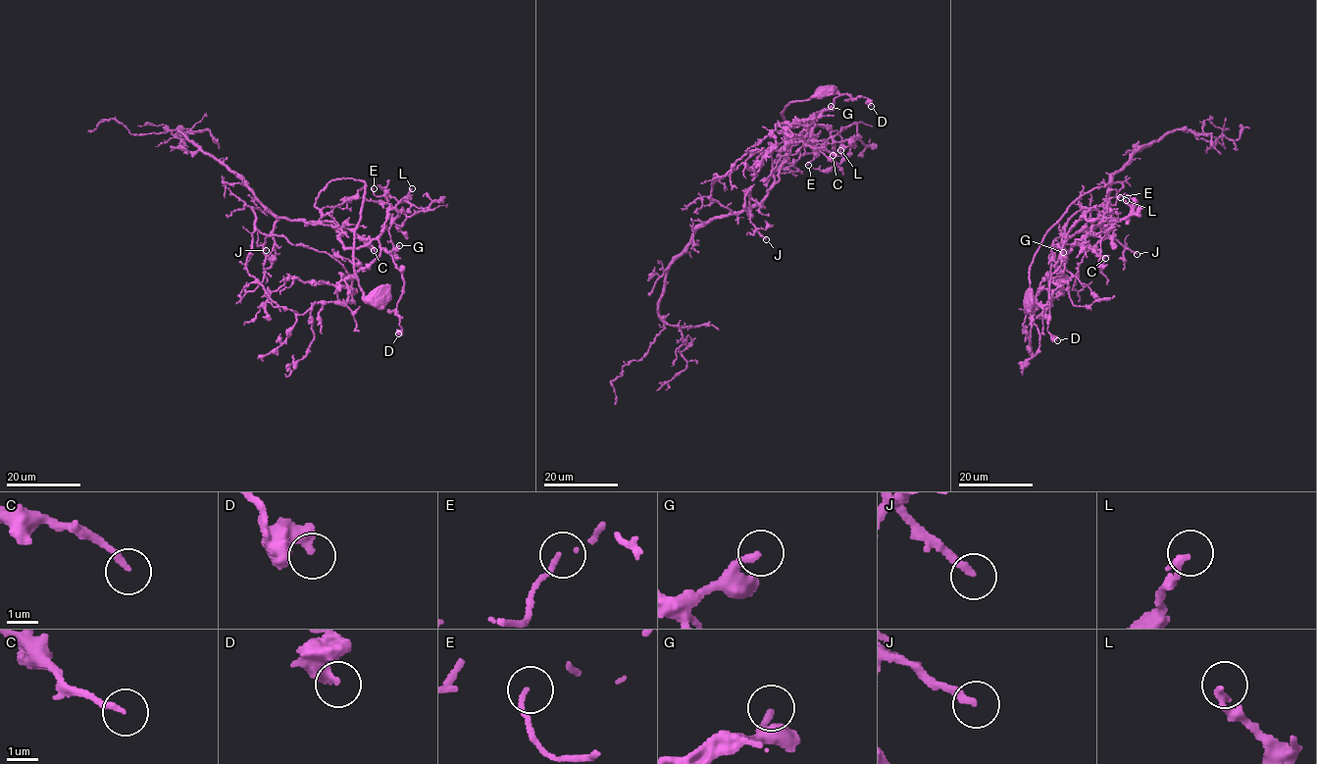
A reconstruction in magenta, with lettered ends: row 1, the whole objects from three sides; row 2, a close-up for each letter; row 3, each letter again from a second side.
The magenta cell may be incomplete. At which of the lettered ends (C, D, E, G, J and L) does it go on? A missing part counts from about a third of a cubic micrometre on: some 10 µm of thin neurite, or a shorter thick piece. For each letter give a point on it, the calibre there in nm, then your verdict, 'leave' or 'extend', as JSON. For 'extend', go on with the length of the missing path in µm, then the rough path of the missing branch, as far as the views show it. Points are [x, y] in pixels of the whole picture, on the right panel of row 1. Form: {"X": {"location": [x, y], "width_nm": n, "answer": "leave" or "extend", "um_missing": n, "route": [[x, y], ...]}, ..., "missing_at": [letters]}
{"C": {"location": [1105, 258], "width_nm": 200, "answer": "extend", "um_missing": 10, "route": [[1105, 258], [1127, 266], [1136, 278]]}, "D": {"location": [1057, 340], "width_nm": 400, "answer": "leave"}, "E": {"location": [1120, 197], "width_nm": 140, "answer": "leave"}, "G": {"location": [1063, 252], "width_nm": 220, "answer": "extend", "um_missing": 7}, "J": {"location": [1137, 254], "width_nm": 240, "answer": "extend", "um_missing": 35}, "L": {"location": [1126, 200], "width_nm": 240, "answer": "leave"}, "missing_at": ["C", "G", "J"]}

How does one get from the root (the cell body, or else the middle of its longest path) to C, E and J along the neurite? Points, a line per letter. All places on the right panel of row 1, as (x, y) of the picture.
C: (1029, 301), (1046, 232), (1108, 184), (1103, 228), (1063, 247), (1105, 258)
E: (1029, 301), (1047, 230), (1095, 187), (1109, 185), (1108, 206), (1091, 219), (1120, 197)
J: (1029, 301), (1030, 265), (1046, 232), (1095, 187), (1110, 187), (1099, 221), (1113, 221), (1115, 238), (1137, 254)

